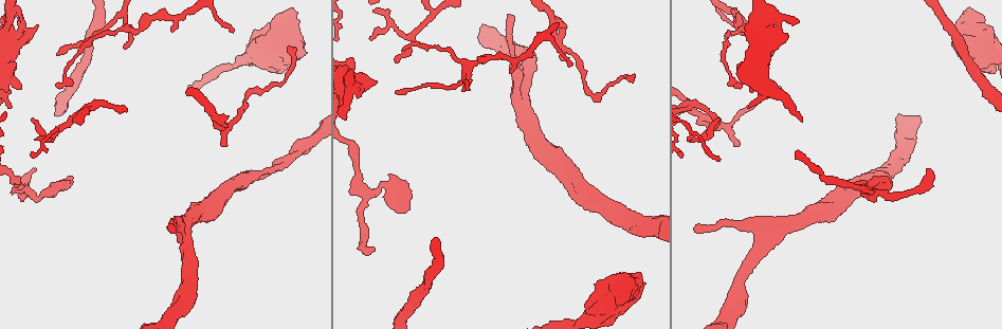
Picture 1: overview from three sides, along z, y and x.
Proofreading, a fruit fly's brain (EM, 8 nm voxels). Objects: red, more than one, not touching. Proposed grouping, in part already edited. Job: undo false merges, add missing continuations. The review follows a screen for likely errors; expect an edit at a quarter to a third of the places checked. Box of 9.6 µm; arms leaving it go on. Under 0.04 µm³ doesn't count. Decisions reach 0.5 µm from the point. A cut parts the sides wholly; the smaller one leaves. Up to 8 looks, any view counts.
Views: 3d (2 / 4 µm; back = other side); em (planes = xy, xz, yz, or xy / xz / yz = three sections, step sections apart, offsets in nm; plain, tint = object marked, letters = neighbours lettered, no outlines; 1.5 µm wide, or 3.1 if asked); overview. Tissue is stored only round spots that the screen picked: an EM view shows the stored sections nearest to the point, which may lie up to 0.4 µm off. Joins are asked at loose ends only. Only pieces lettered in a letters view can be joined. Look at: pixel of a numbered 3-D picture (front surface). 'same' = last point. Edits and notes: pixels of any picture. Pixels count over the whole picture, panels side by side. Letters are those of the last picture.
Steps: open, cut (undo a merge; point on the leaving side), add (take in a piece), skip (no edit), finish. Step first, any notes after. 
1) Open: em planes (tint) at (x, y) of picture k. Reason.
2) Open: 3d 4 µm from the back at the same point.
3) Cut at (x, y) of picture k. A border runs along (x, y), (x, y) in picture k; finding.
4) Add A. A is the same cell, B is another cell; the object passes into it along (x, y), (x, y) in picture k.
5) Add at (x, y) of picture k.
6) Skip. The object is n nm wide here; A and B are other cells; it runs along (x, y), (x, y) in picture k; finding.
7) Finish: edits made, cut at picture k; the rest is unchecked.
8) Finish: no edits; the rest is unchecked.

Open: em xz step 4 (letters) at (694, 227) of picture 1. Free end.

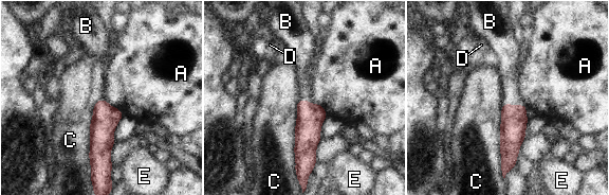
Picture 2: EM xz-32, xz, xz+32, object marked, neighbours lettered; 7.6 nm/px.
Open: em planes (letters) at the same point. Another direction.

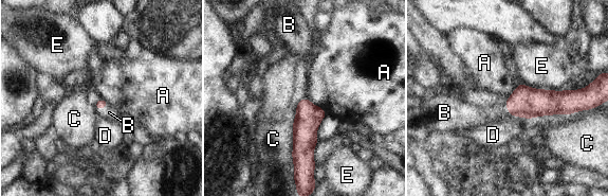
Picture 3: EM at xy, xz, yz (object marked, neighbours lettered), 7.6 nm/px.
Add B. B is the same cell, A, C, D and E are other cells; the object passes into it along (100, 104), (102, 108), (109, 112) in picture 3; it goes on there.

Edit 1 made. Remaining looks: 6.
Open: em planes (letters) at (130, 32) of picture 1. Sharp bend.

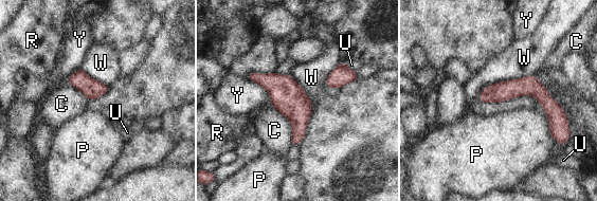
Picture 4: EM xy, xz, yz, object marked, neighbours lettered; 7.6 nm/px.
Skip. C, P, R, U, W and Y are other cells; it runs along (481, 97), (535, 89), (556, 106) in picture 4; all the same cell.

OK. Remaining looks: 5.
Open: em planes (letters) at (59, 86) of picture 1. Free end.

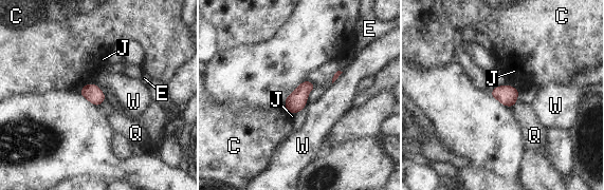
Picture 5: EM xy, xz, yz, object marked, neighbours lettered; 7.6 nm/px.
Skip. C, E, J, Q and W are other cells; a border runs along (506, 82), (518, 91) in picture 5; no lettered piece goes on from it.

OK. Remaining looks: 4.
Finish: edits made, add at picture 3; the rest is unchecked.

